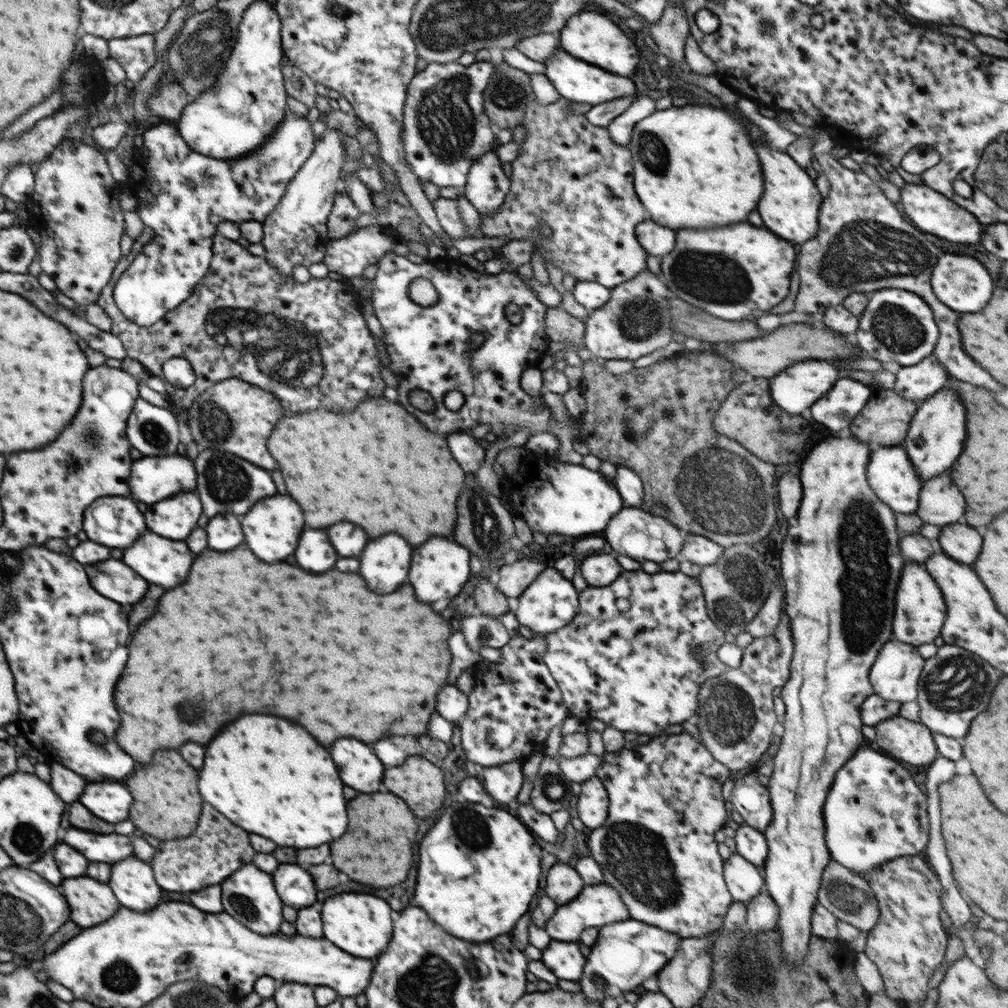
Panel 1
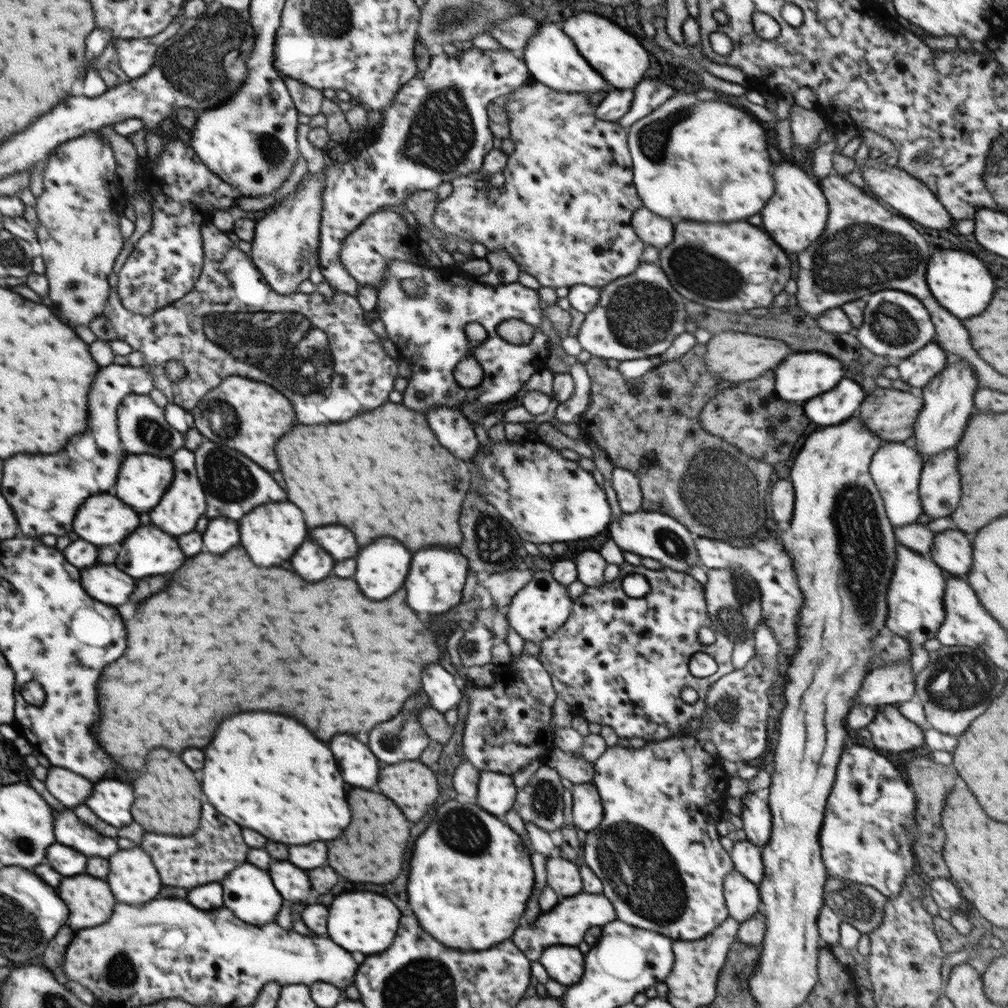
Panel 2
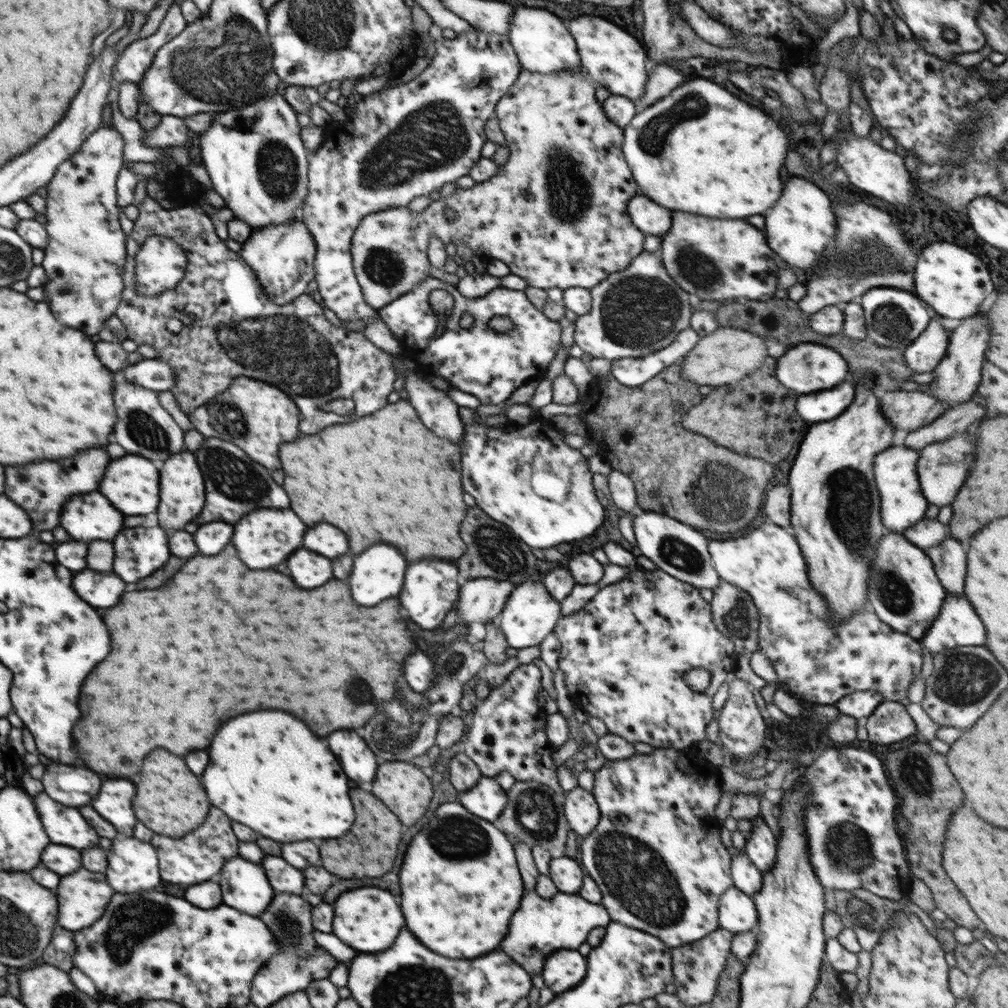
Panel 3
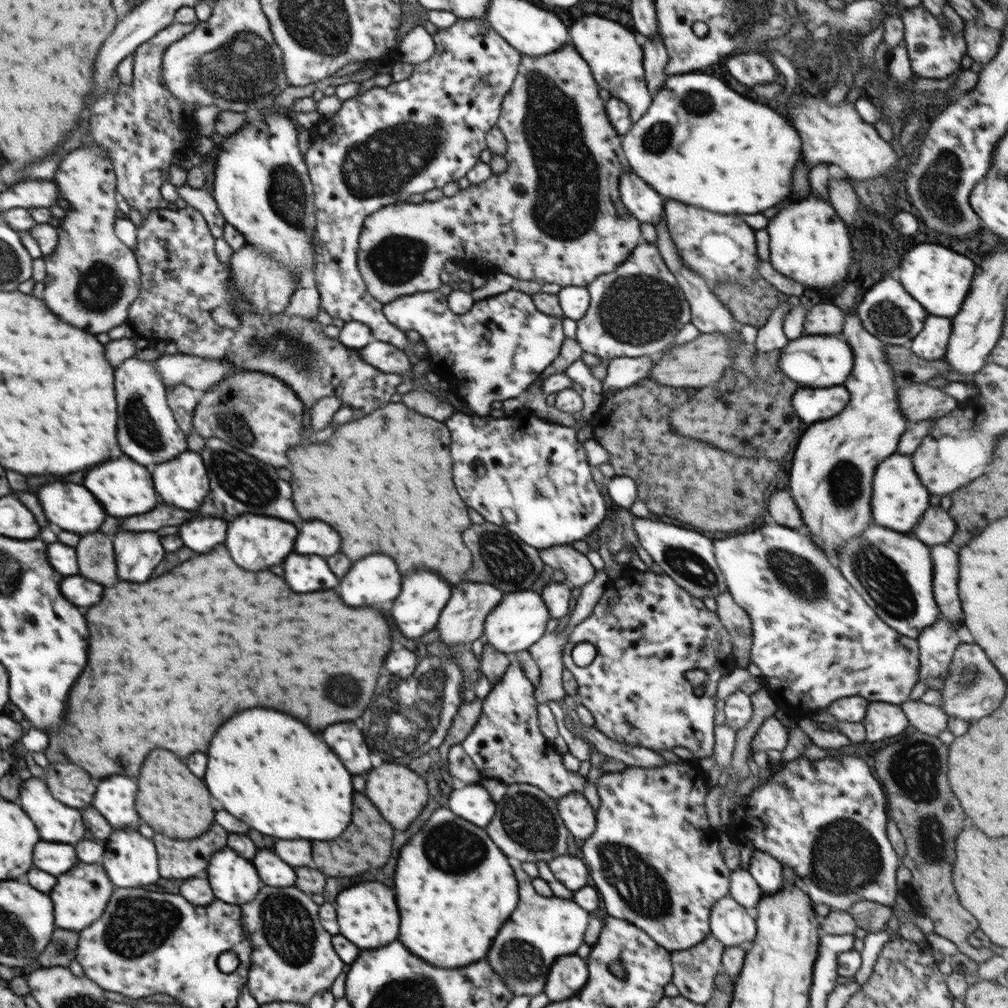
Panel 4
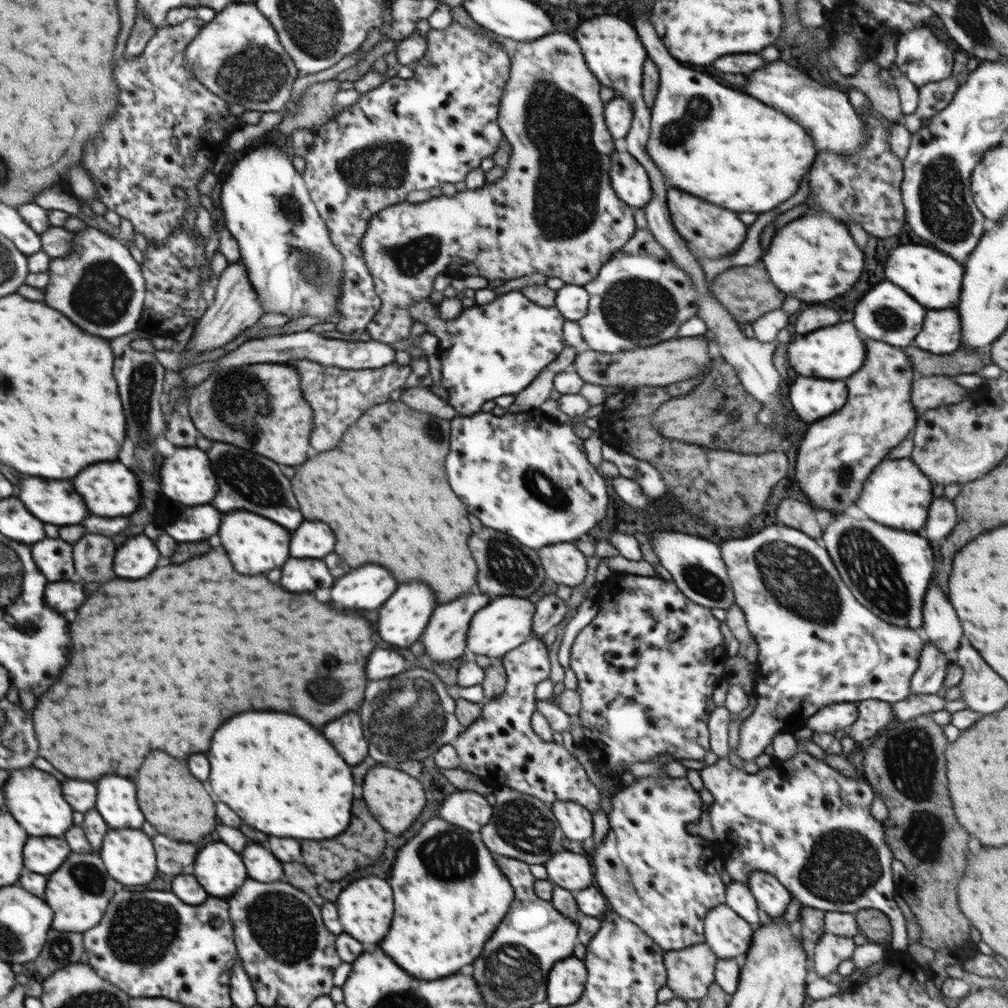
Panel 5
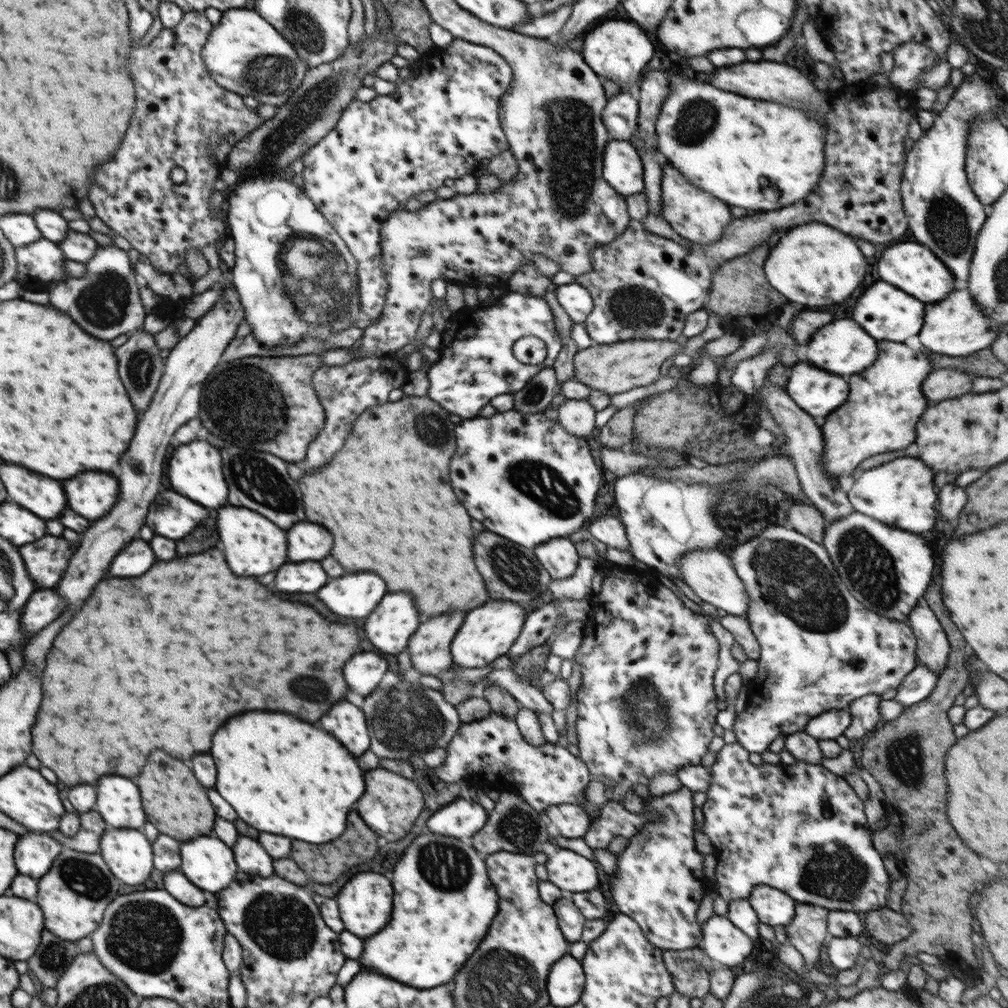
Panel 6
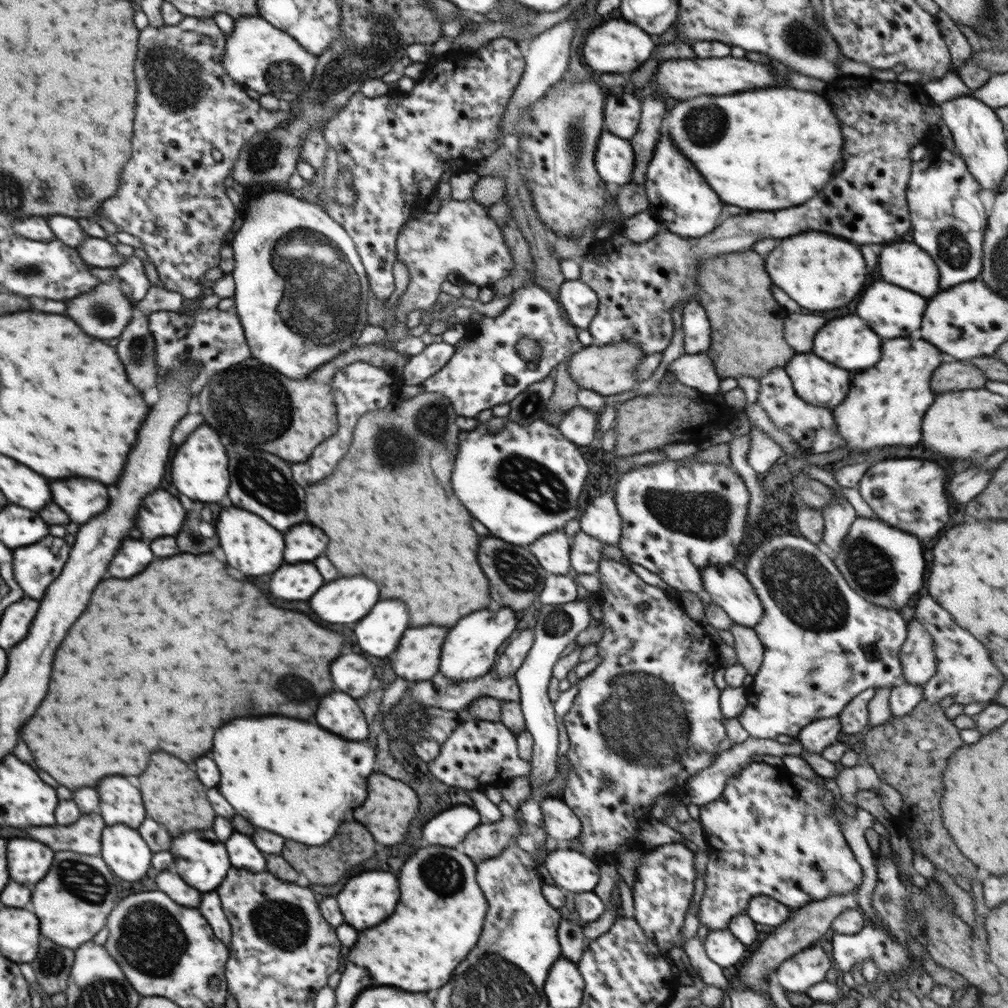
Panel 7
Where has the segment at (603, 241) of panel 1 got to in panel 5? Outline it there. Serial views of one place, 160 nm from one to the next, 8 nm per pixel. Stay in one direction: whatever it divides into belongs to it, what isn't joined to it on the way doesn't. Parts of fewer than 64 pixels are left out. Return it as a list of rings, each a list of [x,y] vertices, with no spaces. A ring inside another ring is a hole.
[[[463,6],[452,7],[451,15],[453,16],[453,20],[458,21],[461,25],[466,25],[472,30],[492,37],[493,41],[499,42],[507,50],[508,56],[511,58],[511,75],[507,80],[504,92],[501,96],[500,110],[497,119],[504,138],[506,138],[512,147],[512,154],[504,176],[500,178],[500,180],[496,180],[496,182],[486,183],[481,189],[474,191],[466,189],[464,192],[457,192],[456,196],[452,196],[452,198],[442,195],[439,198],[431,198],[422,203],[404,201],[386,207],[379,213],[376,213],[374,217],[370,218],[368,230],[366,230],[366,234],[363,235],[361,240],[361,247],[368,272],[375,286],[376,295],[380,298],[382,306],[364,330],[364,335],[367,338],[390,345],[391,347],[401,342],[402,339],[410,339],[412,337],[410,335],[410,327],[414,323],[414,320],[411,317],[411,310],[409,310],[409,308],[414,303],[420,302],[420,300],[424,300],[424,298],[430,296],[434,279],[438,274],[450,274],[451,276],[457,277],[480,275],[488,281],[498,279],[509,281],[512,280],[512,278],[520,278],[521,276],[534,274],[534,272],[540,272],[540,274],[544,274],[544,276],[548,278],[560,278],[565,284],[574,284],[584,287],[592,278],[596,278],[602,266],[631,240],[632,235],[634,235],[637,230],[634,222],[636,210],[632,206],[628,206],[628,204],[620,200],[620,198],[617,198],[612,186],[610,186],[610,176],[608,176],[608,173],[610,173],[610,160],[612,153],[615,151],[615,147],[614,138],[610,134],[604,120],[603,112],[605,106],[600,99],[600,86],[602,84],[600,84],[600,81],[594,76],[594,73],[588,70],[588,65],[584,60],[579,44],[576,44],[577,40],[574,36],[570,36],[568,33],[562,34],[562,32],[555,31],[554,33],[547,34],[536,40],[516,42],[511,38],[504,38],[497,34],[493,34],[492,31],[479,26]]]

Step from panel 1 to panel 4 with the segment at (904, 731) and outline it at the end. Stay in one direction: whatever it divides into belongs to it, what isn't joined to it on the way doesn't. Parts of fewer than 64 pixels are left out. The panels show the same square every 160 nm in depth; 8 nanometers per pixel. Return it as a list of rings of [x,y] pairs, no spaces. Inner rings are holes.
[[[872,702],[866,706],[866,710],[862,724],[866,729],[865,740],[868,742],[899,736],[908,728],[909,720],[900,705]]]

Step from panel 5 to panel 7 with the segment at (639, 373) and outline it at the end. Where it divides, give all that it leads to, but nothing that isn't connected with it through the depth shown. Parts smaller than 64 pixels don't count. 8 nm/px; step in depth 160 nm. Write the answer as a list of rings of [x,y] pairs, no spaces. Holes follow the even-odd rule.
[[[619,342],[611,345],[590,345],[570,356],[568,372],[580,388],[593,390],[602,396],[620,394],[632,390],[635,384],[637,366],[645,357],[645,352],[638,345]]]

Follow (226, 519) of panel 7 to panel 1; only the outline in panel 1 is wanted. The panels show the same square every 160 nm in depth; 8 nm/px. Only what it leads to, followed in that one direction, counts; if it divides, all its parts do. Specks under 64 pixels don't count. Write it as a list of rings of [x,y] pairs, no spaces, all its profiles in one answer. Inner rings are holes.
[[[272,496],[256,502],[248,514],[242,518],[242,530],[246,536],[248,548],[264,562],[278,562],[286,556],[294,554],[298,538],[304,530],[304,516],[302,508],[290,496]]]

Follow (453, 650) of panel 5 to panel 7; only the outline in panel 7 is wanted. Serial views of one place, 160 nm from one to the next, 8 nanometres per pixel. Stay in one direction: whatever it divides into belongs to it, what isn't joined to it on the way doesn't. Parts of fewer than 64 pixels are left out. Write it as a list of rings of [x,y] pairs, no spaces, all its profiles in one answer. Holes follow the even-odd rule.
[[[424,626],[410,628],[404,632],[400,646],[396,648],[394,672],[400,678],[409,681],[431,679],[440,669],[442,644],[448,634],[448,628]]]

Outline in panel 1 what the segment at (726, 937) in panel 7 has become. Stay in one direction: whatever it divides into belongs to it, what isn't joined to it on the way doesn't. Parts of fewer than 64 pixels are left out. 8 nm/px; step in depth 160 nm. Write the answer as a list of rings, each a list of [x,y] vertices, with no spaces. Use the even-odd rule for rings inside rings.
[[[732,853],[724,861],[723,877],[733,900],[743,902],[745,905],[765,888],[762,870],[738,853]]]

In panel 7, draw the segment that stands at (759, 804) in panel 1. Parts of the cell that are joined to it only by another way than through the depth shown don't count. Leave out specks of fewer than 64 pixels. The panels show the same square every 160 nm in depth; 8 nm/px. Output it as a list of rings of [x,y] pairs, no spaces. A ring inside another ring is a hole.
[[[766,895],[753,896],[745,910],[747,916],[755,923],[775,926],[786,922],[790,908]]]

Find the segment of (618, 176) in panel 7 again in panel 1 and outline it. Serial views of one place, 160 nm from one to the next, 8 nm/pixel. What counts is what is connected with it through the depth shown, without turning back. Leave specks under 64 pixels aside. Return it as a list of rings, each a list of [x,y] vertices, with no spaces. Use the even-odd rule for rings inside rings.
[[[647,219],[636,226],[636,238],[648,255],[663,257],[674,250],[676,232]]]

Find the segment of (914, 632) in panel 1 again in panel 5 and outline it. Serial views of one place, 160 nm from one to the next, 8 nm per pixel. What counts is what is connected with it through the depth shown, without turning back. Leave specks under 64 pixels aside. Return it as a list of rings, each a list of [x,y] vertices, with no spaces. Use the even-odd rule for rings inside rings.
[[[843,513],[834,515],[822,538],[834,566],[858,602],[864,602],[868,610],[888,624],[912,629],[923,626],[924,594],[935,570],[932,546],[922,533],[892,530],[870,518],[856,520]]]

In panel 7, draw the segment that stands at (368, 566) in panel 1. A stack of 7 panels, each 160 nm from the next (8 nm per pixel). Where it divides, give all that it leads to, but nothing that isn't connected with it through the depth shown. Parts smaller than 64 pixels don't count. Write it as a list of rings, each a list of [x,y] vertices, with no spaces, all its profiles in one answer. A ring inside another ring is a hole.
[[[338,578],[322,586],[312,598],[312,610],[326,622],[350,624],[364,618],[378,602],[378,584],[364,578]]]

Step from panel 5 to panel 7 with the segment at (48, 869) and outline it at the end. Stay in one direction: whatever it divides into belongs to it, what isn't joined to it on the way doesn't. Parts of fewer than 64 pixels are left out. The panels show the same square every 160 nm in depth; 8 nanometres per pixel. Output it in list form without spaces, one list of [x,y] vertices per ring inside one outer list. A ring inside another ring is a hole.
[[[16,838],[8,842],[8,870],[14,882],[40,882],[52,866],[52,860],[54,852],[42,842],[30,838]]]

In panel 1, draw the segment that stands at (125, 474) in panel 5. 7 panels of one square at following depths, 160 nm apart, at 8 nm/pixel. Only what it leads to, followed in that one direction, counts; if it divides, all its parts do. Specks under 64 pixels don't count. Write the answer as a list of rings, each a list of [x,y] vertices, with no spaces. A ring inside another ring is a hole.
[[[180,454],[164,458],[142,456],[132,464],[132,496],[144,504],[172,498],[180,492],[196,490],[196,470],[188,457]]]

